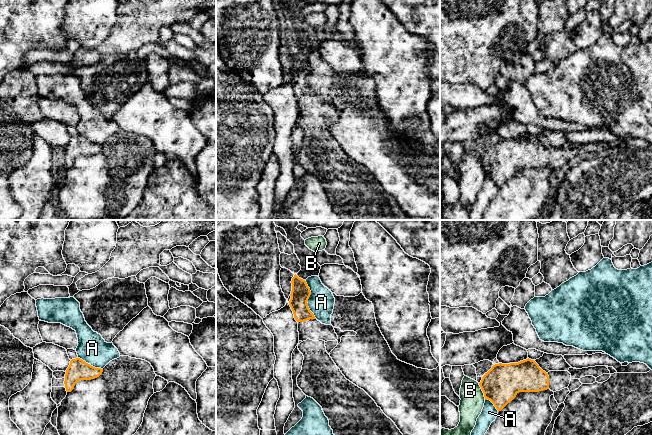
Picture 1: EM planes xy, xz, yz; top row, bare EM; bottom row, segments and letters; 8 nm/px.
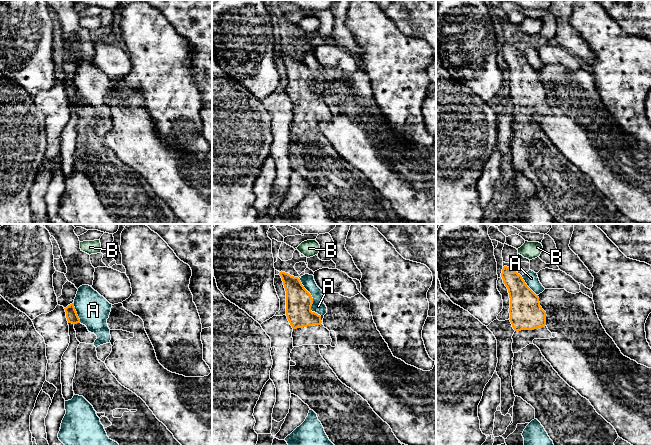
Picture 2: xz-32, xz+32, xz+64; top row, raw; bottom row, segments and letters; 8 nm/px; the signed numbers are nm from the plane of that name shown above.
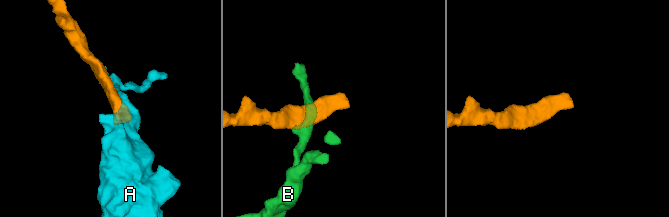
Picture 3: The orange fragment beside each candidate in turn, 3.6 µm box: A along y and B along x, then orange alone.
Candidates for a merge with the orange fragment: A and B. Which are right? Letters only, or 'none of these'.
none of these

